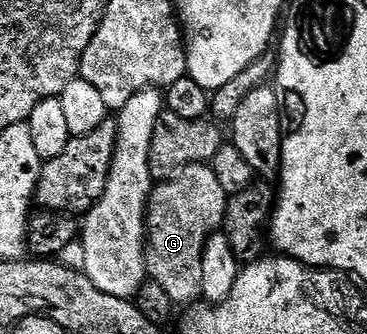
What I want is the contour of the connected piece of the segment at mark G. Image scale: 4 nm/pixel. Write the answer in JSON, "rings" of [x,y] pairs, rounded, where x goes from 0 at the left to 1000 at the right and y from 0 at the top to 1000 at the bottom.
{"rings":[[[542,491],[534,497],[507,497],[499,509],[485,512],[471,533],[460,539],[441,539],[428,548],[409,572],[409,608],[398,617],[398,814],[406,841],[439,850],[444,862],[458,874],[458,886],[469,886],[477,919],[507,922],[520,910],[537,907],[550,892],[548,841],[550,826],[550,790],[556,778],[556,731],[572,716],[578,701],[591,701],[608,686],[616,662],[616,596],[619,584],[610,575],[610,563],[599,551],[597,533],[589,530],[580,494]]]}

